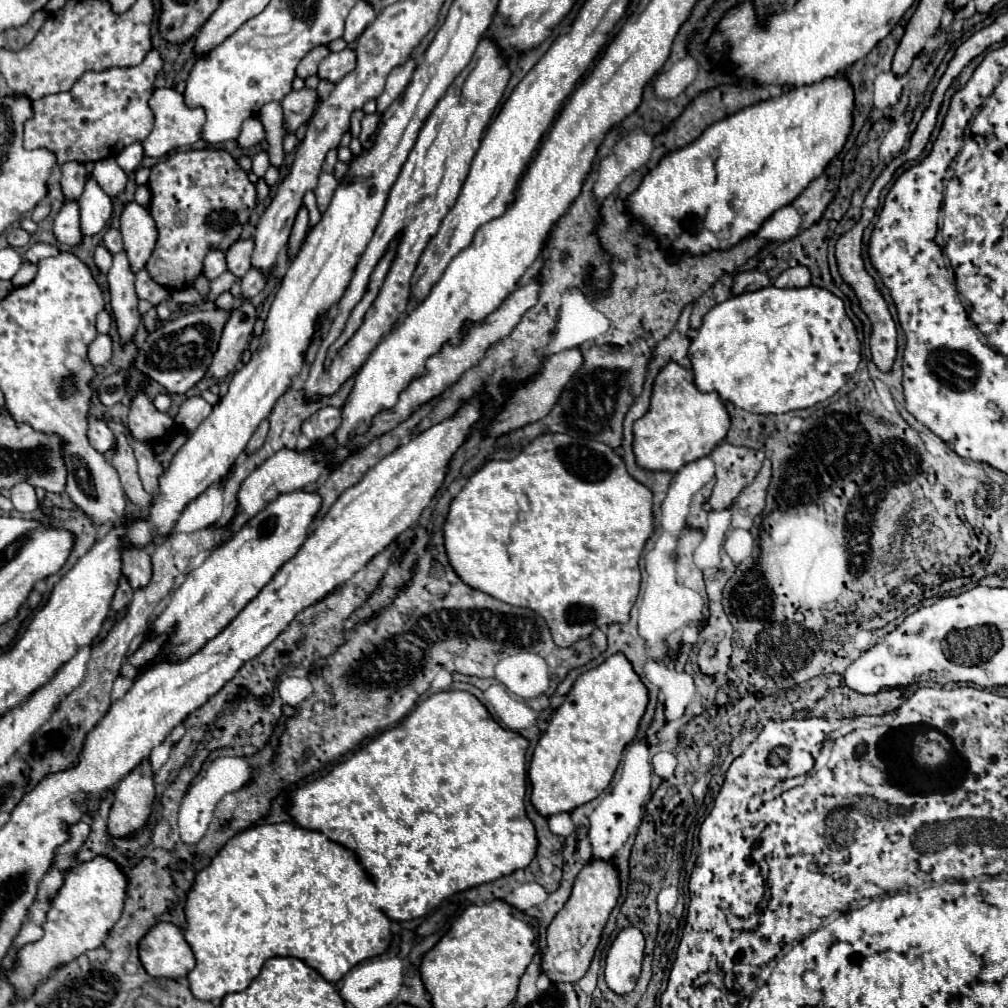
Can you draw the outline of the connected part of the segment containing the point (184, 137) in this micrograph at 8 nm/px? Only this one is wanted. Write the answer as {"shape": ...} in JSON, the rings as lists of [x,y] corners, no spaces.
{"shape":[[[159,88],[153,92],[149,106],[155,114],[155,126],[151,134],[143,140],[145,156],[167,156],[171,150],[195,144],[201,140],[201,128],[205,124],[205,110],[203,108],[189,108],[183,100],[183,94],[179,94],[173,88]]]}

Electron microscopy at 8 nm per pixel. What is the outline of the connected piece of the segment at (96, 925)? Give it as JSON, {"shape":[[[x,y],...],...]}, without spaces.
{"shape":[[[101,856],[91,862],[79,864],[71,868],[65,876],[65,884],[61,886],[57,898],[53,900],[51,910],[47,912],[47,922],[43,926],[45,936],[39,942],[27,944],[19,952],[19,962],[13,972],[9,972],[9,980],[17,990],[17,1000],[29,998],[37,984],[41,984],[51,972],[63,964],[69,964],[79,954],[97,948],[113,924],[119,920],[123,910],[127,878],[109,858]]]}

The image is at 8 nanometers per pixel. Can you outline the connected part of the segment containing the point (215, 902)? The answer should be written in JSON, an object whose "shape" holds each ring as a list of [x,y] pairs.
{"shape":[[[283,822],[283,824],[257,824],[257,826],[251,826],[243,832],[239,832],[237,836],[233,836],[219,852],[217,856],[211,860],[211,864],[203,870],[197,872],[195,876],[195,884],[193,888],[189,888],[187,892],[187,904],[185,904],[185,916],[187,916],[187,928],[185,928],[185,940],[189,942],[193,954],[195,954],[195,968],[187,974],[187,980],[189,980],[189,988],[193,992],[195,998],[199,1000],[205,1000],[205,1002],[213,1002],[213,1000],[223,1000],[225,994],[233,994],[233,992],[243,992],[251,982],[253,978],[259,974],[263,962],[267,958],[273,958],[273,956],[293,956],[293,958],[299,958],[303,960],[307,966],[311,966],[313,970],[317,970],[327,982],[337,982],[341,980],[353,966],[357,966],[359,962],[367,960],[367,958],[373,958],[373,956],[379,956],[383,954],[389,944],[391,944],[391,922],[389,918],[383,914],[381,906],[377,902],[373,902],[373,896],[375,896],[375,886],[371,882],[371,878],[365,874],[363,866],[359,864],[359,860],[355,858],[355,854],[347,848],[343,848],[341,844],[335,844],[331,842],[329,838],[325,838],[323,834],[319,832],[313,832],[313,830],[303,830],[291,822]]]}

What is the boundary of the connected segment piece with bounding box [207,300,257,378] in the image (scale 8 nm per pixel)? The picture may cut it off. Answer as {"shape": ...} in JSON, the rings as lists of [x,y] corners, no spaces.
{"shape":[[[249,300],[233,310],[229,322],[225,324],[219,348],[213,356],[207,376],[225,378],[235,370],[239,356],[243,354],[243,350],[247,348],[247,342],[251,340],[255,320],[257,320],[257,310]]]}

